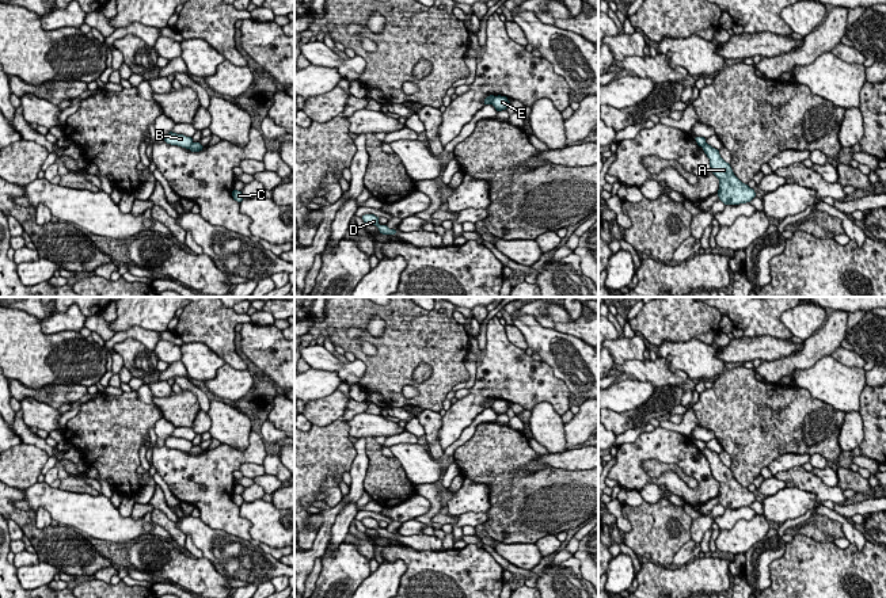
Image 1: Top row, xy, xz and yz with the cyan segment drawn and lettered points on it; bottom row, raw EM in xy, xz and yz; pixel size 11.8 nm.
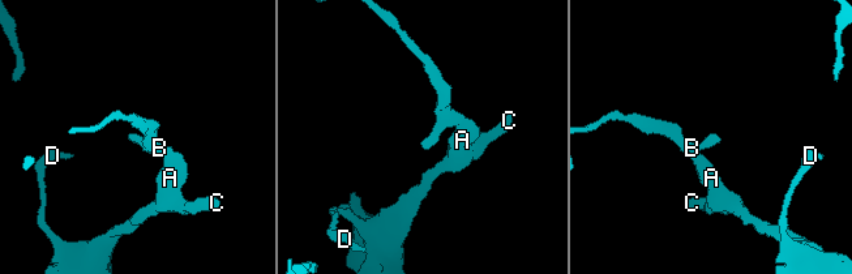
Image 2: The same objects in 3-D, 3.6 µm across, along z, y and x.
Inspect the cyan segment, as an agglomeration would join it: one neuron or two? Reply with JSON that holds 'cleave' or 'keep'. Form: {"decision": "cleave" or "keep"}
{"decision": "cleave"}

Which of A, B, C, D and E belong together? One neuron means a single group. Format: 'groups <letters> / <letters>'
groups A C D E / B

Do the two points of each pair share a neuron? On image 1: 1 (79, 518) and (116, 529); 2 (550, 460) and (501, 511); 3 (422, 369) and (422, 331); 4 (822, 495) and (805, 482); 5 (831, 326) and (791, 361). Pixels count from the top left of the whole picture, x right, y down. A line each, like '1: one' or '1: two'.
1: one
2: two
3: two
4: one
5: one

